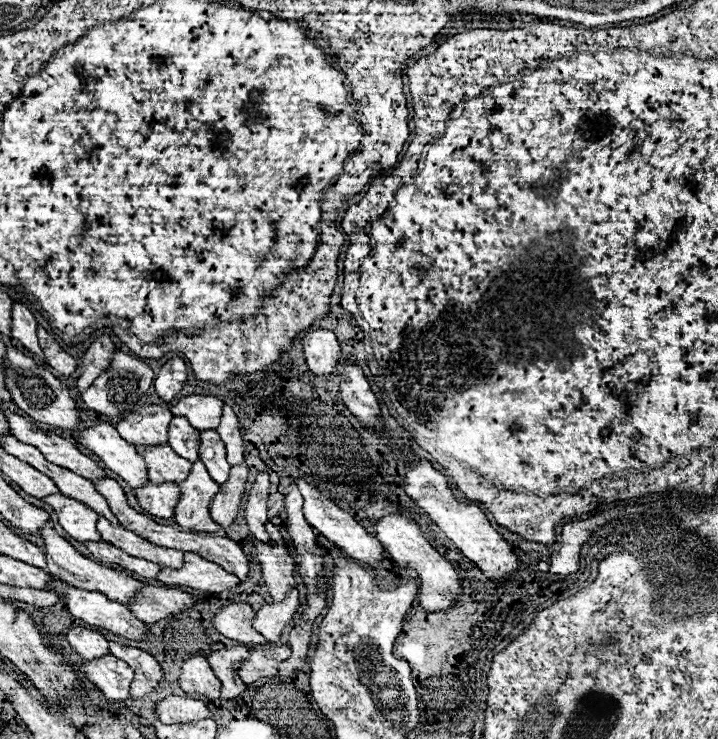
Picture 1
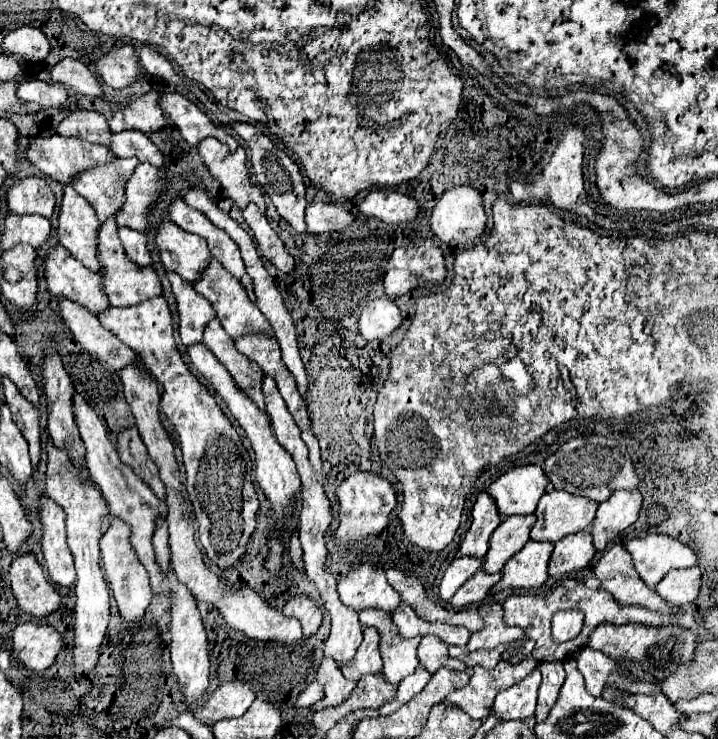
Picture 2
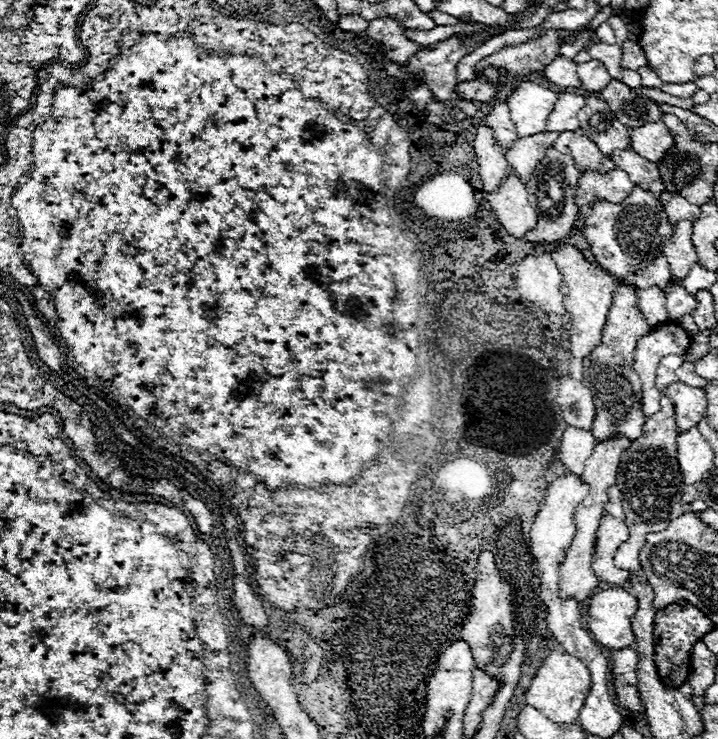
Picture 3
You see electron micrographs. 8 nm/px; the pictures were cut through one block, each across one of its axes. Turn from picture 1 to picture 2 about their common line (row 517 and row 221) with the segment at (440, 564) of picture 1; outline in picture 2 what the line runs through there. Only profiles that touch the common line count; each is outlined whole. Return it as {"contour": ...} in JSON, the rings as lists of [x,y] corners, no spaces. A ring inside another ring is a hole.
{"contour":[[[380,188],[380,190],[370,190],[364,196],[364,200],[358,204],[358,212],[362,216],[380,218],[386,224],[402,224],[416,218],[418,204],[400,192]]]}

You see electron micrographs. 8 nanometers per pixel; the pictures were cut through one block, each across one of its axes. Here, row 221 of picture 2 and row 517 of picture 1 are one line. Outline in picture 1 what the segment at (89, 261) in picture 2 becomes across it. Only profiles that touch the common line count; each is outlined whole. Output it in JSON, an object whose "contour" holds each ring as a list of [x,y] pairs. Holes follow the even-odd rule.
{"contour":[[[52,494],[44,498],[46,504],[50,504],[58,512],[58,522],[60,526],[78,542],[100,542],[100,534],[96,530],[98,514],[88,508],[86,504],[80,504],[78,500],[72,500],[70,496],[64,494]]]}

